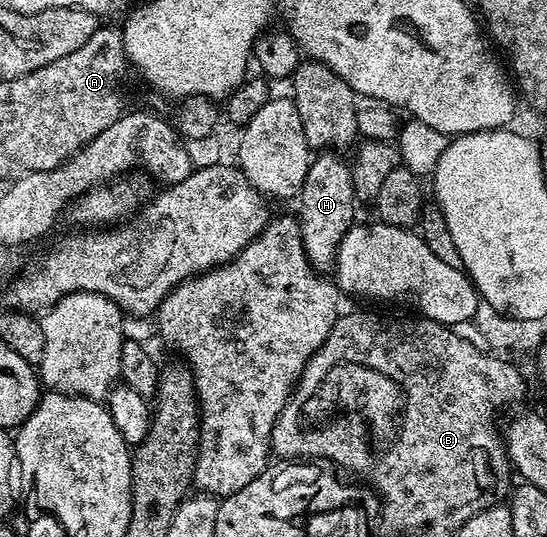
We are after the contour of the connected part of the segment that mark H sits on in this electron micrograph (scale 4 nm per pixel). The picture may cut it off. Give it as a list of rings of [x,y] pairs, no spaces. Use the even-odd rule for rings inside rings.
[[[320,152],[311,159],[305,182],[298,195],[298,202],[300,202],[298,217],[306,256],[321,272],[333,269],[336,254],[342,244],[342,236],[346,236],[348,229],[357,221],[358,201],[352,179],[352,167],[348,162],[344,163],[336,154],[339,153]]]

